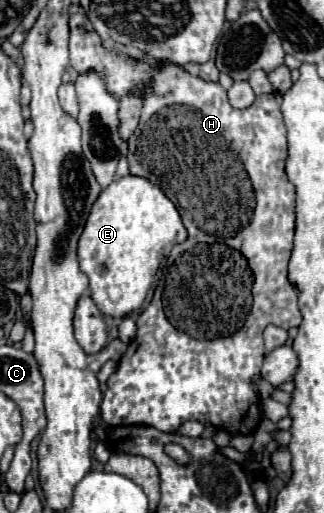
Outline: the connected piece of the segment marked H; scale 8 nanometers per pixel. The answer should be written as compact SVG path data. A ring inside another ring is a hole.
M81 28L71 32L69 56L71 66L77 72L93 68L105 74L109 90L115 96L141 90L143 82L147 78L151 80L151 86L145 88L139 126L127 140L129 170L131 174L153 180L153 184L177 202L183 224L189 230L187 242L177 244L171 250L163 282L157 286L151 304L135 322L135 348L121 356L117 370L107 380L107 392L101 402L101 420L111 426L153 426L161 432L177 432L183 422L199 420L225 430L231 436L247 436L255 432L261 420L259 394L253 386L253 376L261 372L265 360L263 330L269 324L291 328L299 326L303 320L297 306L297 290L287 280L287 264L295 236L295 186L285 174L287 128L281 114L283 98L279 92L271 92L257 96L249 108L233 108L221 84L205 82L175 64L163 64L159 70L151 70L147 60L135 62L123 54L117 56L105 52L97 32Z

